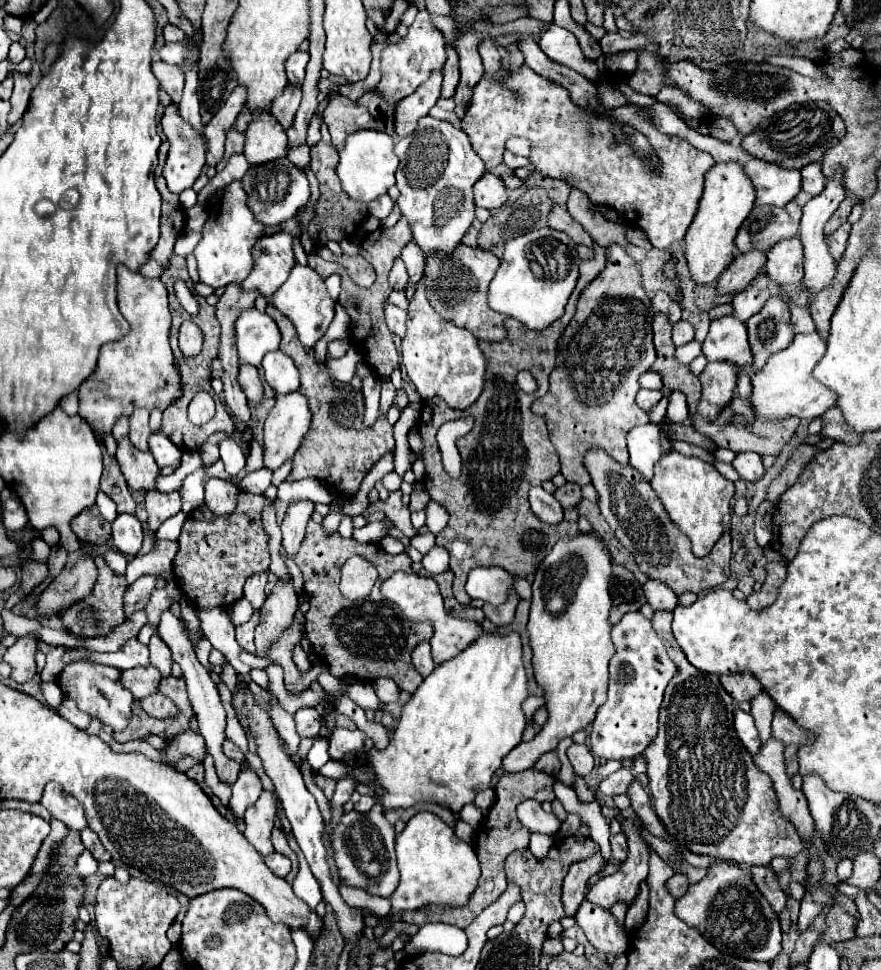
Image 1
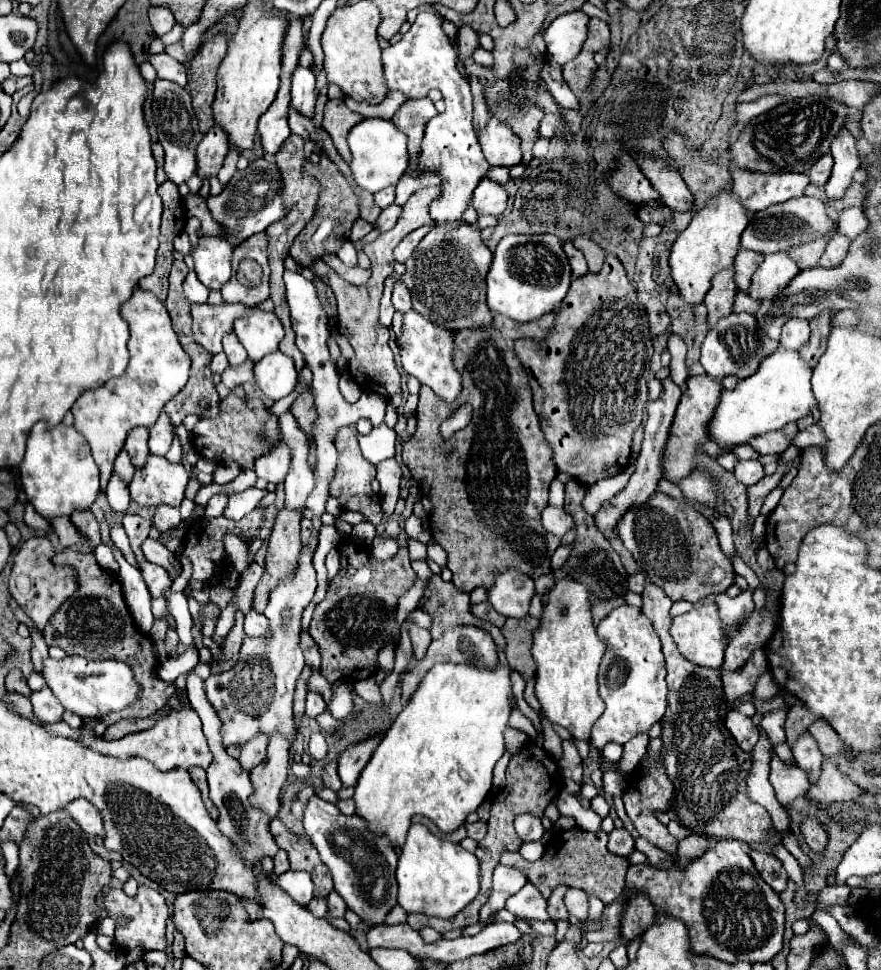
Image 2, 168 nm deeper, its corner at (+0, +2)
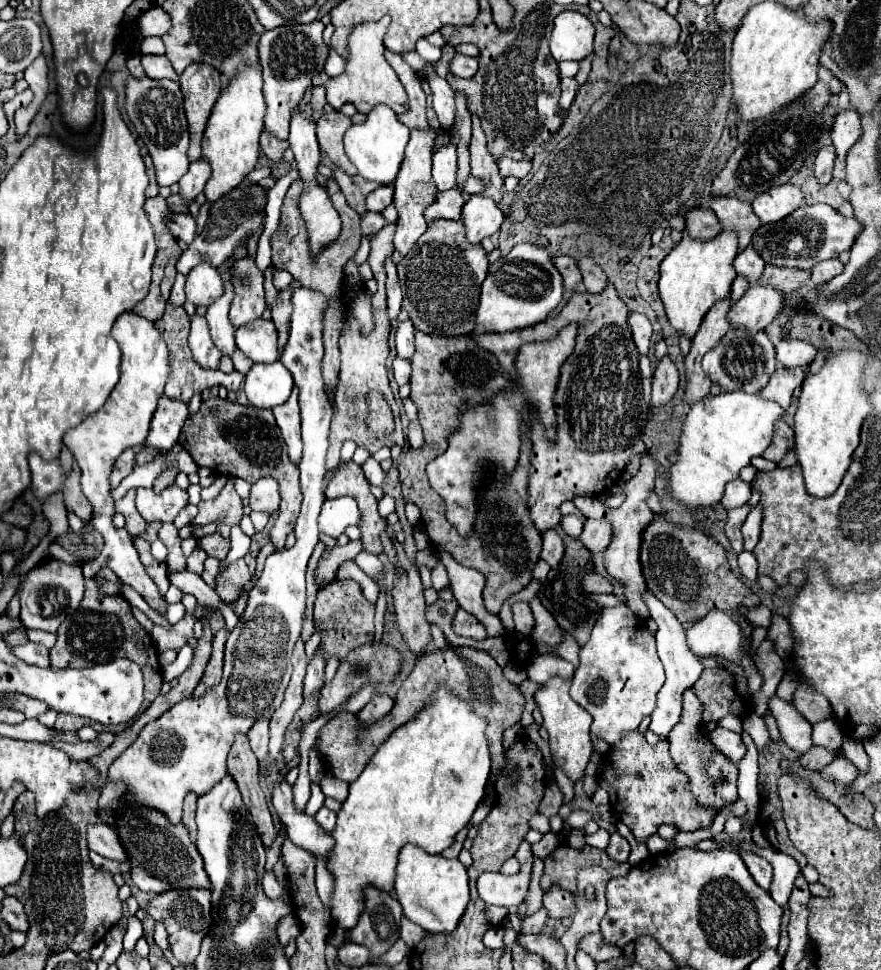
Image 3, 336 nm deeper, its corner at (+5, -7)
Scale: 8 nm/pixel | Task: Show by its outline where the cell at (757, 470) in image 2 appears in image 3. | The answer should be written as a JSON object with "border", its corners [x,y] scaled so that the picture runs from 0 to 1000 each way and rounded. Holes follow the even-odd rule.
{"border":[[[840,493],[831,495],[824,499],[824,505],[822,505],[822,511],[820,511],[820,520],[824,526],[833,524],[833,522],[840,522],[844,518],[851,515],[851,499],[844,499]]]}

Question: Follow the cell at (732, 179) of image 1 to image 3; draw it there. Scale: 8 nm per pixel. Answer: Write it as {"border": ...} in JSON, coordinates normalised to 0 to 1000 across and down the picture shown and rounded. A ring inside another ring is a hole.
{"border":[[[817,237],[817,243],[806,247],[790,247],[776,243],[763,260],[749,272],[747,299],[756,315],[760,334],[776,346],[785,348],[806,315],[820,307],[826,307],[829,293],[835,287],[831,270],[838,262],[838,241],[833,237]]]}

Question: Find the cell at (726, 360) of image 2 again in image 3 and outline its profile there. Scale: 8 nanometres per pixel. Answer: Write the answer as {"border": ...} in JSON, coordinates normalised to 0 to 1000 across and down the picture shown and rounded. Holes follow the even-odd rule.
{"border":[[[831,338],[822,344],[822,348],[797,369],[797,379],[806,388],[808,394],[817,396],[822,402],[847,402],[860,404],[872,396],[872,390],[881,381],[879,357],[869,348],[867,342],[849,342],[847,338]]]}

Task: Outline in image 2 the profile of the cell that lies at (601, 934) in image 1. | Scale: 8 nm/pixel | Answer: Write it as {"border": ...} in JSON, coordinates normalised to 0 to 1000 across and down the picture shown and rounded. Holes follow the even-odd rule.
{"border":[[[646,914],[639,929],[641,929],[646,943],[653,943],[653,945],[666,949],[666,923],[664,923],[664,919]]]}

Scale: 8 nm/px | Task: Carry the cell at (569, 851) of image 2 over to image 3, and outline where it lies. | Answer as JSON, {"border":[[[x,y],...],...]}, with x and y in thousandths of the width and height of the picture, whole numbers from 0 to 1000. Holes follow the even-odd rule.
{"border":[[[636,870],[617,889],[617,903],[613,907],[613,913],[617,920],[622,920],[627,913],[638,913],[640,918],[654,922],[654,903],[661,895],[667,893],[683,893],[692,899],[695,905],[711,903],[717,895],[713,889],[704,891],[692,887],[688,876],[672,872],[661,872],[654,876],[647,870]]]}

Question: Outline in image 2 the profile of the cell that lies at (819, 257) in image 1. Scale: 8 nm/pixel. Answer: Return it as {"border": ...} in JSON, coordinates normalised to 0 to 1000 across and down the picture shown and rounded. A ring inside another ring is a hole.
{"border":[[[957,131],[955,137],[943,147],[943,160],[948,164],[948,170],[946,170],[943,185],[936,191],[936,201],[941,205],[957,203],[959,195],[966,189],[968,178],[977,172],[977,164],[970,147],[973,147],[973,141],[961,131]]]}

